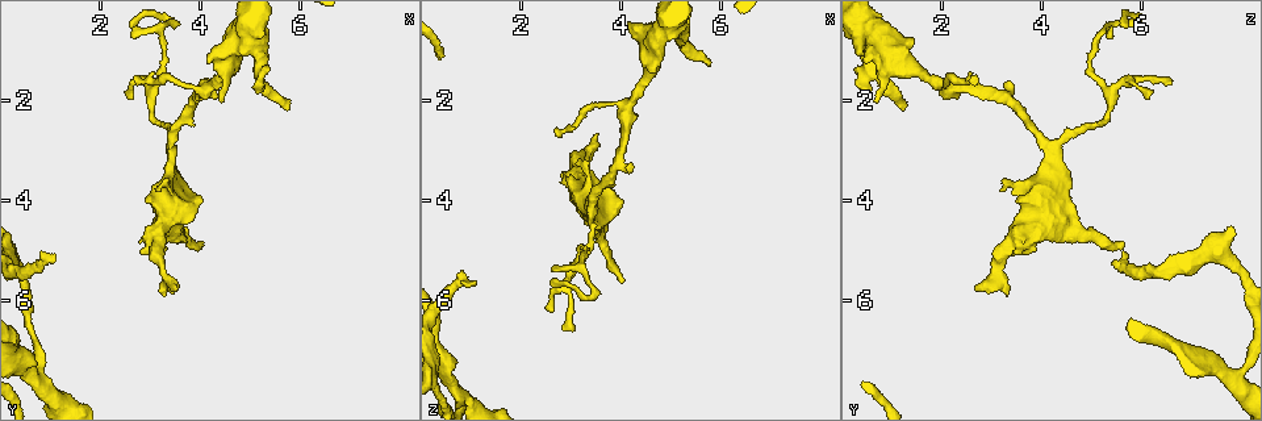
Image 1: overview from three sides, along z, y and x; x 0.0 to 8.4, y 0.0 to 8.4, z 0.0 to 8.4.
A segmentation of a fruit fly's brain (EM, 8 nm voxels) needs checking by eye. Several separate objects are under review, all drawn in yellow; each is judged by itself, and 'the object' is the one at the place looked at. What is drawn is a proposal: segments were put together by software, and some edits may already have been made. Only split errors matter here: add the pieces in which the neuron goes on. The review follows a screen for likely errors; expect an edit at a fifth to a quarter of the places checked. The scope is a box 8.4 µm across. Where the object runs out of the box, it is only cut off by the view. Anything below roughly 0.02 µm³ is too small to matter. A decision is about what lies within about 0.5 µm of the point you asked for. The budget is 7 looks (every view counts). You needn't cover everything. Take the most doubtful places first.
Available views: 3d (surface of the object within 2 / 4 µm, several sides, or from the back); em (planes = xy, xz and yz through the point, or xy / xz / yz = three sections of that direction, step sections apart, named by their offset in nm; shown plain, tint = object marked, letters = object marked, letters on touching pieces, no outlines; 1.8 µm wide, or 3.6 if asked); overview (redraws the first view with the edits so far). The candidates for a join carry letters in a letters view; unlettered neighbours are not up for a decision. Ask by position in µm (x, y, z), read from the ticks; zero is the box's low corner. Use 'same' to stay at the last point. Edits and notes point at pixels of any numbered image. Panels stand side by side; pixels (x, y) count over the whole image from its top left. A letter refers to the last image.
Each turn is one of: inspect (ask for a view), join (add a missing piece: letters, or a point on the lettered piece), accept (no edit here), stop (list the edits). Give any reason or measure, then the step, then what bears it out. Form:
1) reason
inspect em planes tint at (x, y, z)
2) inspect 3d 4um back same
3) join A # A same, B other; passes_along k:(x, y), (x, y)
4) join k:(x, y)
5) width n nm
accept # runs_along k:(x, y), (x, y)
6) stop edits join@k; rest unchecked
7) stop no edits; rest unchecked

branch stops here
inspect em planes letters at (1.05, 5.15, 5.60)

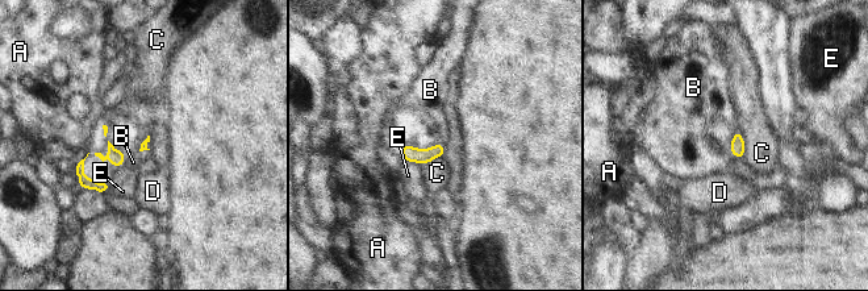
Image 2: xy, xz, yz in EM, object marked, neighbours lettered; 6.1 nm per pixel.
join B # A other, B same, C other, D other, E other; passes_along 2:(115, 156), (122, 162), (133, 162); the neuron continues

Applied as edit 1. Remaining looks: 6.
inspect overview

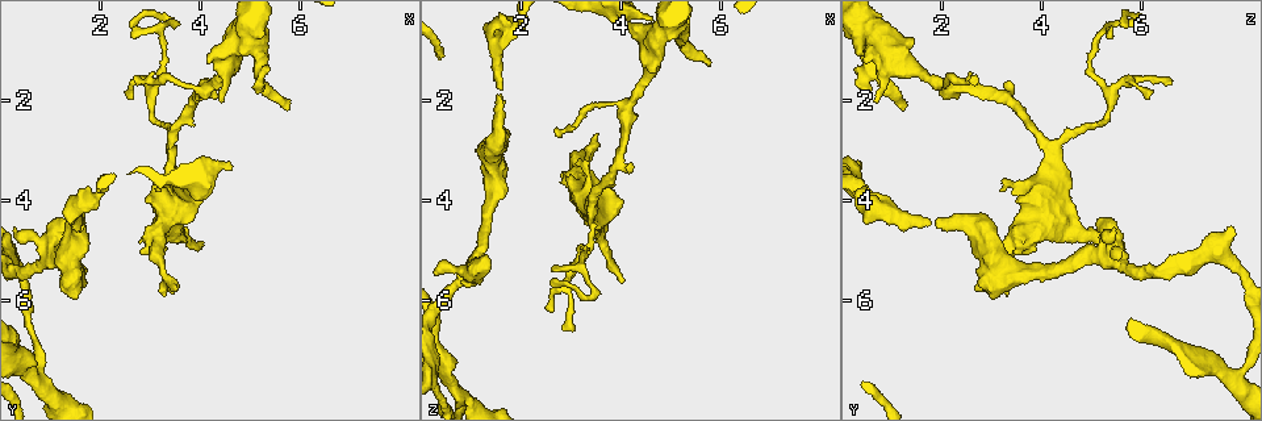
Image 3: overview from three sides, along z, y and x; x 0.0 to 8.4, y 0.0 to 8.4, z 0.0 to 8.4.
free end
inspect em planes letters at (4.45, 2.10, 0.75)

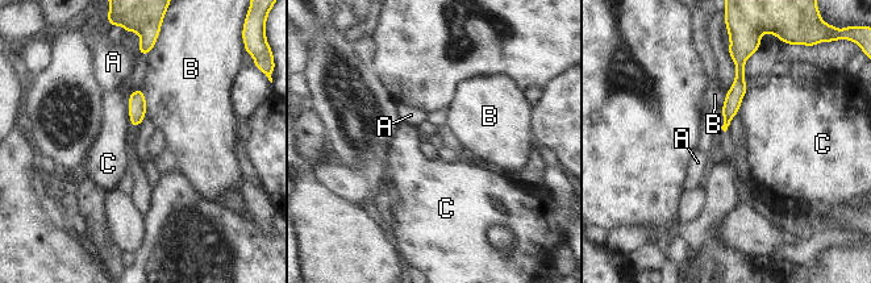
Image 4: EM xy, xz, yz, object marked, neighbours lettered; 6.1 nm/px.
longest_contact C 220 nm
accept # A other, B other, C other; none of them fits

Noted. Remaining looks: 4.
inspect 3d 4um at (2.70, 1.50, 2.70)

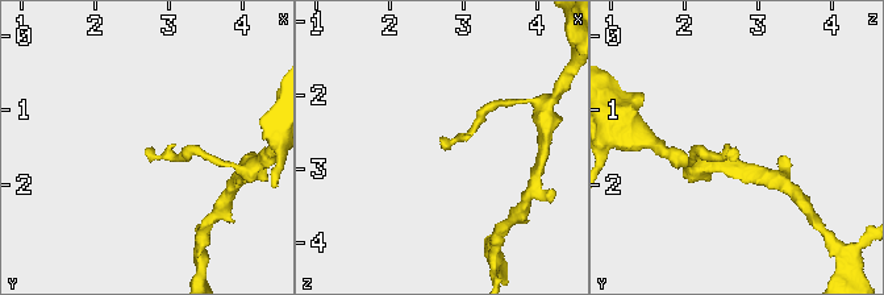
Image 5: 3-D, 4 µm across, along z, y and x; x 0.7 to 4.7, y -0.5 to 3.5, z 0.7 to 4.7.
need the tissue
inspect em xy step 8 letters at (2.75, 1.50, 2.70)

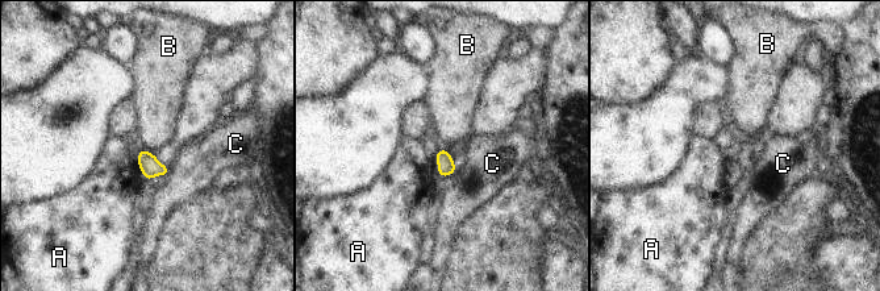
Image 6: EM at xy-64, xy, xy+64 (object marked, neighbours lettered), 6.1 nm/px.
accept # A other, B other, C other; no lettered piece goes on from it

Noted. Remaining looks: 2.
stop edits join@2; rest unchecked

